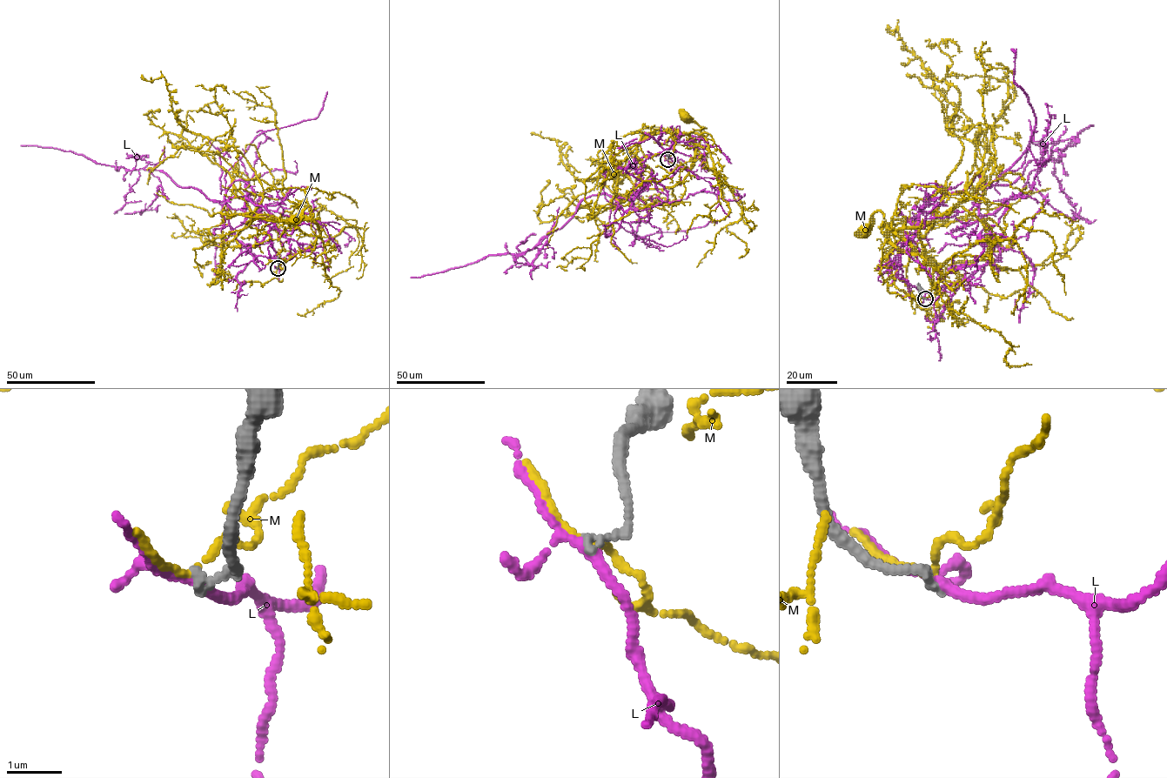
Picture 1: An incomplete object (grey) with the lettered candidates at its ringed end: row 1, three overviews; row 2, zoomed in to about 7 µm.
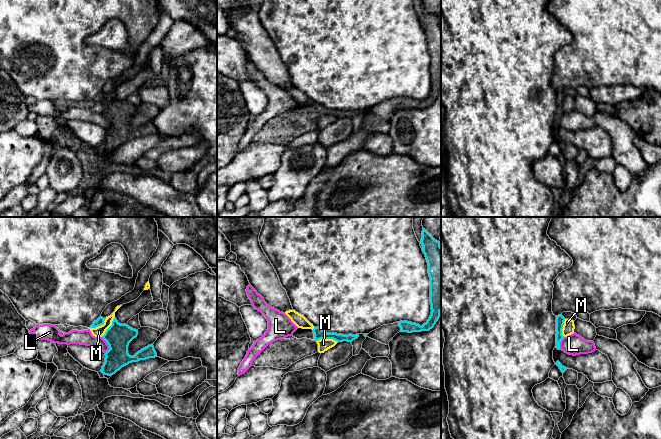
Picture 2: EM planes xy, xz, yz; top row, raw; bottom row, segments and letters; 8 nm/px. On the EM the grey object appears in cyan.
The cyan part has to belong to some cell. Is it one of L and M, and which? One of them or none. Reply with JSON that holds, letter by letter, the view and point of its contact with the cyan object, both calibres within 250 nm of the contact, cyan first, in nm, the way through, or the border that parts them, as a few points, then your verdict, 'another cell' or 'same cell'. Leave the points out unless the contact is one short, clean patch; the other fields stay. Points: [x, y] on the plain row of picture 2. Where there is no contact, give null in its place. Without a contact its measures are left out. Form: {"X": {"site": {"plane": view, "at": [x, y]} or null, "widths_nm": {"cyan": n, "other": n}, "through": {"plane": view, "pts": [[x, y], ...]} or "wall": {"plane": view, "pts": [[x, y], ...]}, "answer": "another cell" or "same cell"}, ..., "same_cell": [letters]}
{"L": {"site": {"plane": "xy", "at": [108, 120]}, "widths_nm": {"cyan": 200, "other": 120}, "answer": "another cell"}, "M": {"site": {"plane": "xz", "at": [327, 114]}, "widths_nm": {"cyan": 80, "other": 100}, "wall": {"plane": "xz", "pts": [[316, 116], [334, 115], [337, 118]]}, "answer": "another cell"}, "same_cell": []}

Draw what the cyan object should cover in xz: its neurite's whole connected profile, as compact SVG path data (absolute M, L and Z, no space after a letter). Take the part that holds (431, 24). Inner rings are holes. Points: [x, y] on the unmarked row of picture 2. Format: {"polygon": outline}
{"polygon": "M424 4L421 20L428 39L430 53L430 80L432 87L429 95L422 102L408 97L383 101L369 110L364 110L365 113L389 121L389 118L399 108L429 107L438 97L441 88L441 22L440 18L435 16Z"}

